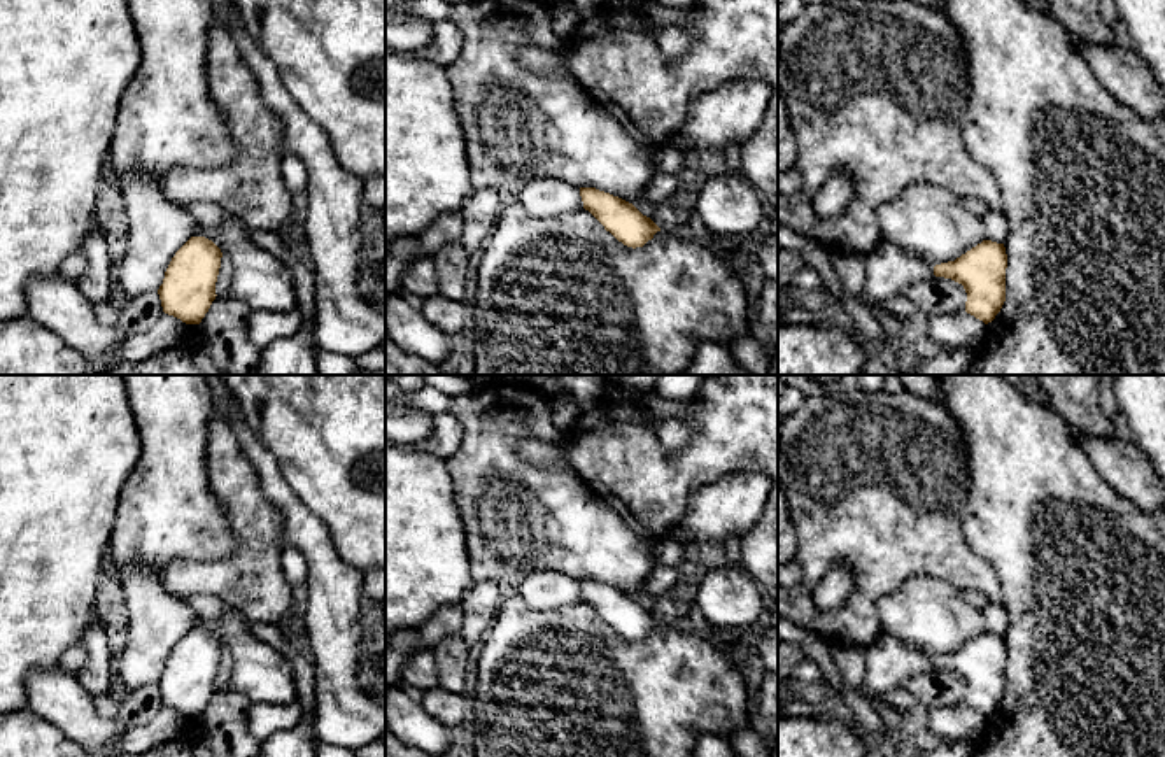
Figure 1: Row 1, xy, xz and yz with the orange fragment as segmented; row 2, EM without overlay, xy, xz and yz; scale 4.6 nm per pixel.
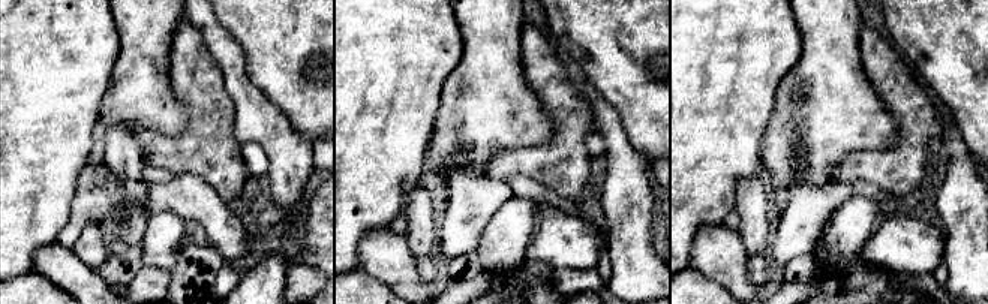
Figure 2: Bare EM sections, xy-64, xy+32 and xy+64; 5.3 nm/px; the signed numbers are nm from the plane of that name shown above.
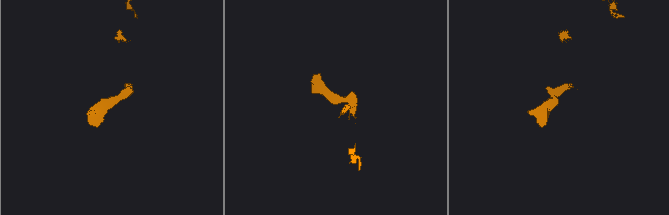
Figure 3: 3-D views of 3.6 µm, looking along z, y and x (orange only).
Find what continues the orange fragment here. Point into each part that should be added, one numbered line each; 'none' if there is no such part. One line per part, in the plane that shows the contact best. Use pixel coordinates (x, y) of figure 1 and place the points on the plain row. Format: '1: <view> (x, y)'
1: yz (889, 661)

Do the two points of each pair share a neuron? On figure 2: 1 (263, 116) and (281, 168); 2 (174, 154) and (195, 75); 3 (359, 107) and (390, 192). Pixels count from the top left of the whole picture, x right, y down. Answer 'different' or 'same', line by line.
1: same
2: same
3: same

